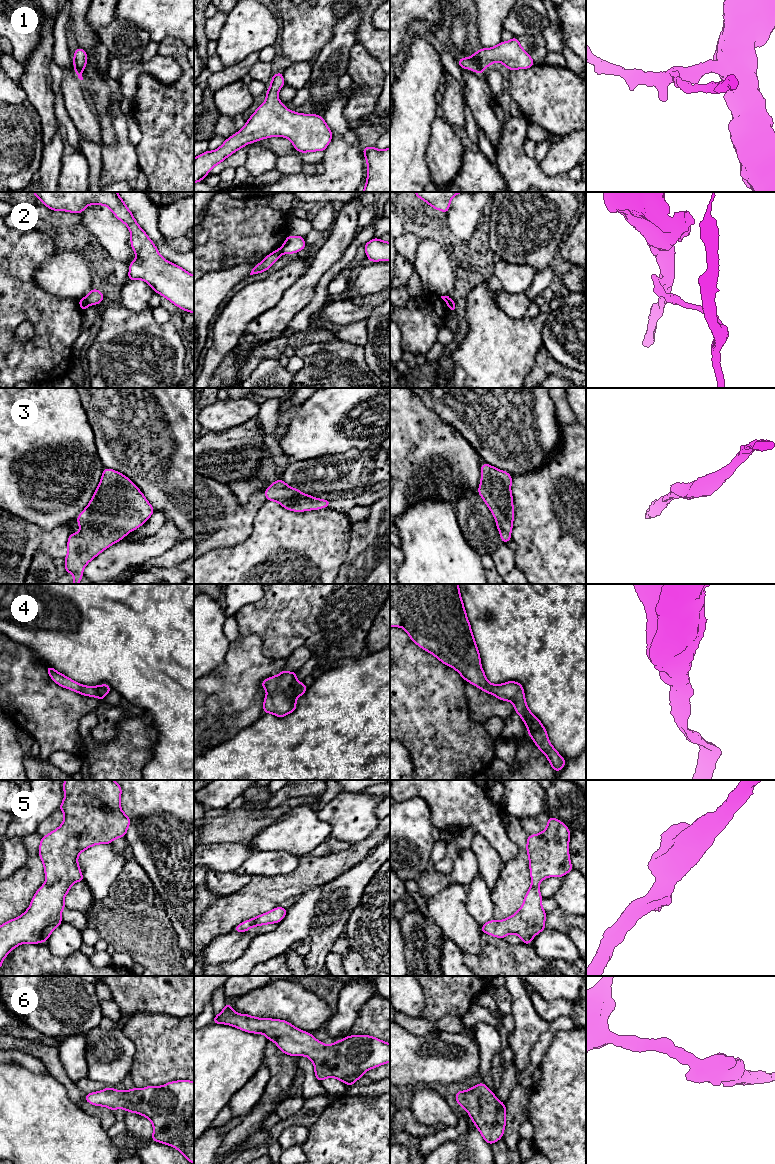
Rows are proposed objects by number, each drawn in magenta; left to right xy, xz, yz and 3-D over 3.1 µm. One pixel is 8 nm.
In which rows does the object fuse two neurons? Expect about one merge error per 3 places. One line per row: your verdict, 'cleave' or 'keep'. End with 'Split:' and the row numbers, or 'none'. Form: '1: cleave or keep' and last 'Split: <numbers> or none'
1: keep
2: cleave
3: keep
4: keep
5: keep
6: keep
Split: 2

